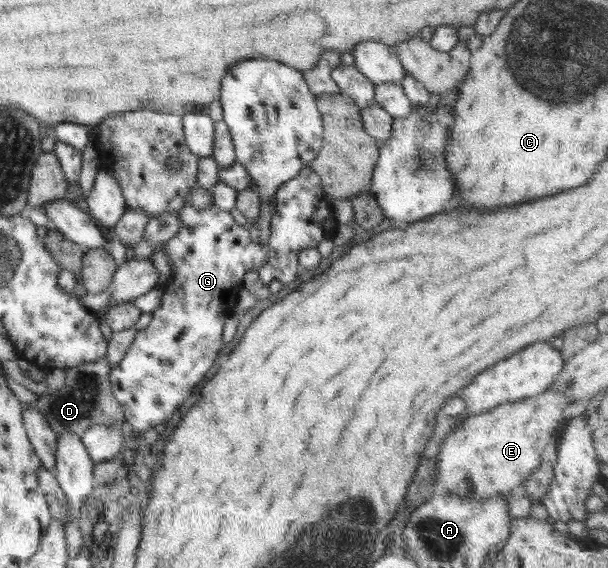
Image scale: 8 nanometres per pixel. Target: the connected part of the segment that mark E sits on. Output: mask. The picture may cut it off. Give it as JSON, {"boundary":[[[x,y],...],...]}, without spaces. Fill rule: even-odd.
{"boundary":[[[548,388],[542,394],[500,404],[487,413],[469,415],[455,431],[452,431],[442,441],[435,470],[436,484],[438,483],[439,486],[444,484],[448,490],[446,494],[457,494],[462,498],[476,498],[479,501],[499,494],[512,496],[513,492],[521,489],[524,480],[540,466],[542,450],[549,445],[552,432],[556,434],[564,427],[566,417],[562,417],[562,410],[571,402],[572,400],[555,388]]]}

